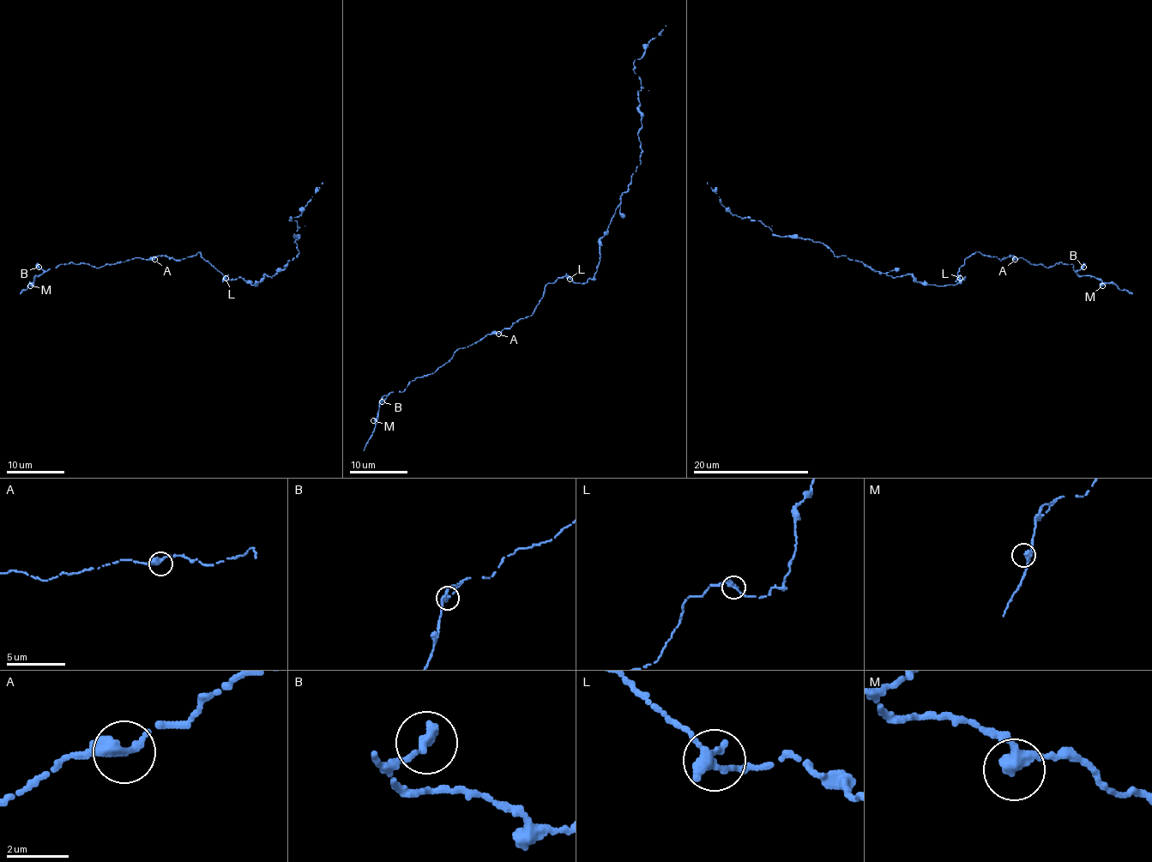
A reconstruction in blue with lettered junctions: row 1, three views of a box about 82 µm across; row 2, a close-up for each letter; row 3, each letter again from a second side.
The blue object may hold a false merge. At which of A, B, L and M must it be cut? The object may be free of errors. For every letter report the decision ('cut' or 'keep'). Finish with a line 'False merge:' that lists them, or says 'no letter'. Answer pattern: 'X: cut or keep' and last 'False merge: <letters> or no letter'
A: keep
B: keep
L: keep
M: keep
False merge: no letter

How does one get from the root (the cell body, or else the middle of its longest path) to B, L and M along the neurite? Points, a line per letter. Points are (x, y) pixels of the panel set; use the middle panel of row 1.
B: (587, 281), (560, 277), (549, 282), (530, 316), (457, 349), (431, 374), (417, 376), (382, 401)
L: (587, 281), (573, 282), (569, 278)
M: (587, 281), (560, 277), (549, 282), (530, 316), (457, 349), (402, 391), (388, 393), (373, 420)

